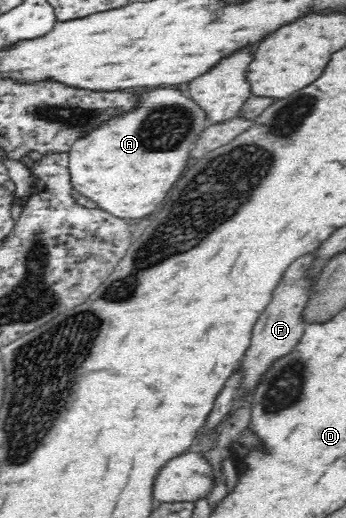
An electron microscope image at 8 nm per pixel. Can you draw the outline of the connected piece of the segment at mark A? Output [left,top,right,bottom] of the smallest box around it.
[68,89,211,221]

